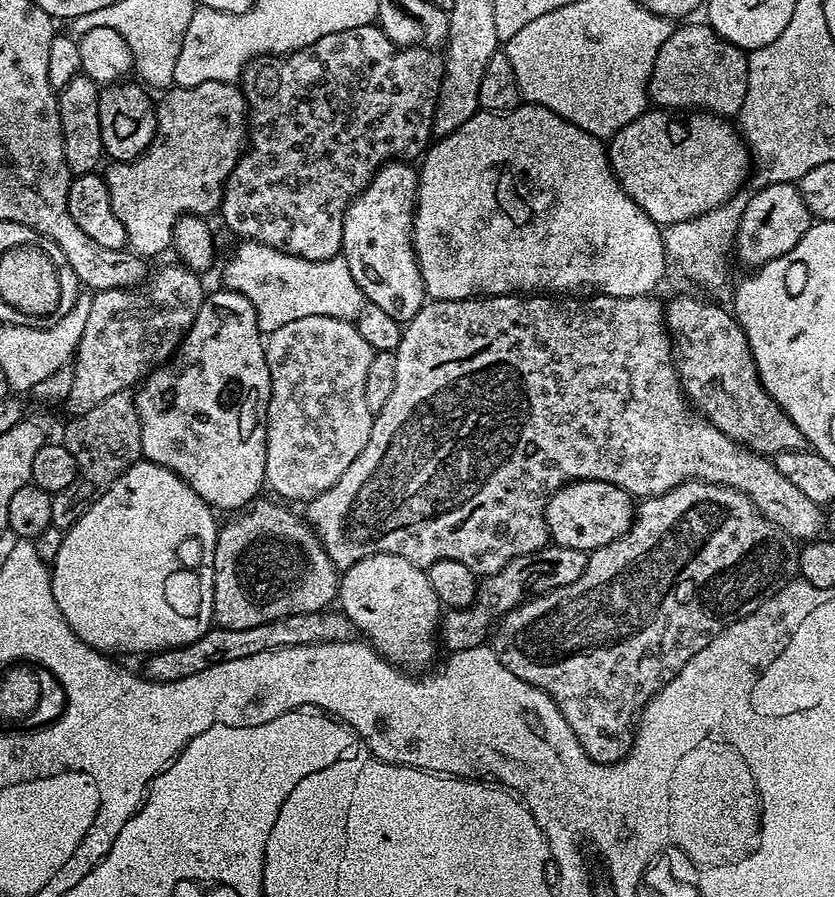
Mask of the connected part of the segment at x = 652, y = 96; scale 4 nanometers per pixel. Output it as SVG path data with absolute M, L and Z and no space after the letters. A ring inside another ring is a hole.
M684 22L681 26L673 27L670 38L666 38L666 42L662 42L662 46L658 50L658 54L654 58L654 66L650 70L650 78L648 79L648 100L651 101L657 109L660 110L695 110L698 112L710 112L713 116L722 116L725 118L735 117L742 110L742 102L746 102L746 82L748 81L748 53L744 49L734 46L730 42L726 42L712 29L706 22L700 24L688 24L692 22Z

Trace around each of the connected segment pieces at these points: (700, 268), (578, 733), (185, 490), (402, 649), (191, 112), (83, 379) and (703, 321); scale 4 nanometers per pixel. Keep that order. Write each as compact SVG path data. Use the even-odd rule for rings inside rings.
M736 194L731 200L702 214L690 218L686 222L674 222L663 229L664 254L672 260L692 280L708 280L720 268L724 255L729 255L736 231L742 218L742 210L746 210L746 199Z
M687 480L674 486L672 490L641 499L628 532L614 542L588 553L586 570L582 570L582 578L578 578L578 582L570 582L570 586L562 586L558 590L533 596L531 600L524 601L506 613L490 637L490 647L502 662L502 666L510 670L510 674L522 678L522 682L530 682L530 686L534 686L541 694L550 697L556 703L562 718L566 718L570 730L574 730L574 738L578 738L582 750L586 750L591 760L599 764L613 764L632 750L634 729L641 710L678 675L682 666L686 666L686 662L690 662L690 658L694 658L698 650L710 646L710 642L718 638L718 634L722 634L726 626L746 618L746 614L754 614L754 610L758 610L762 602L778 594L778 590L782 590L800 576L801 549L797 541L787 536L777 524L767 520L746 494L722 484L711 484L705 480Z
M143 458L128 467L117 480L113 480L107 488L103 489L66 529L62 538L62 546L58 546L58 554L50 562L54 602L58 602L58 610L63 614L65 622L72 627L72 633L91 648L95 648L97 652L105 654L125 652L128 656L141 655L140 657L154 652L164 652L167 648L186 646L202 638L202 634L206 634L214 624L212 608L208 604L208 587L214 586L214 546L218 531L216 516L214 509L205 500L198 498L198 494L190 490L188 483L178 474L171 472L169 468L163 468L160 464L152 464Z
M374 554L362 558L362 562L354 562L354 566L343 569L339 577L338 608L346 614L346 618L350 618L353 629L372 645L378 655L384 656L390 663L405 670L424 670L433 663L432 655L436 648L438 652L437 628L442 605L434 594L434 586L430 586L427 571L417 564L406 562L406 558L398 554Z
M202 82L202 86L190 86L189 88L173 87L167 93L168 97L164 101L159 101L156 109L156 136L152 139L152 145L147 148L137 160L118 160L109 163L103 169L102 175L106 186L108 187L108 197L110 206L114 206L114 214L118 214L118 222L126 226L126 238L128 239L128 248L135 252L141 258L148 256L160 256L164 251L171 249L174 244L174 233L176 222L182 216L203 216L211 217L219 209L220 202L224 198L224 184L230 178L234 166L240 160L242 153L246 148L246 125L248 122L248 102L244 99L244 93L235 83L226 82Z
M175 263L164 264L157 272L155 269L143 284L135 288L115 288L97 292L91 297L93 300L88 304L84 329L80 332L80 342L76 346L74 384L66 401L69 413L85 412L98 406L98 402L110 398L110 394L129 391L137 381L148 375L150 369L167 364L172 359L180 347L180 341L190 330L206 295L206 287L200 281L203 279L183 263Z
M676 296L672 301L667 301L668 335L672 337L676 373L680 376L680 386L685 396L701 416L706 417L718 430L722 430L722 434L744 448L749 448L751 452L775 458L779 452L801 451L806 444L802 430L762 386L746 334L735 315L727 307L724 308L719 308L708 300L699 300L696 296Z

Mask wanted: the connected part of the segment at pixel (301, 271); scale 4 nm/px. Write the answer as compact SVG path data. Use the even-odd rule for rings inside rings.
M241 239L239 243L224 268L223 287L242 294L254 306L261 333L278 330L278 326L286 326L294 318L325 316L355 321L366 303L360 287L350 278L350 266L346 266L343 255L331 256L329 260L307 260L279 252L274 246L257 240Z

